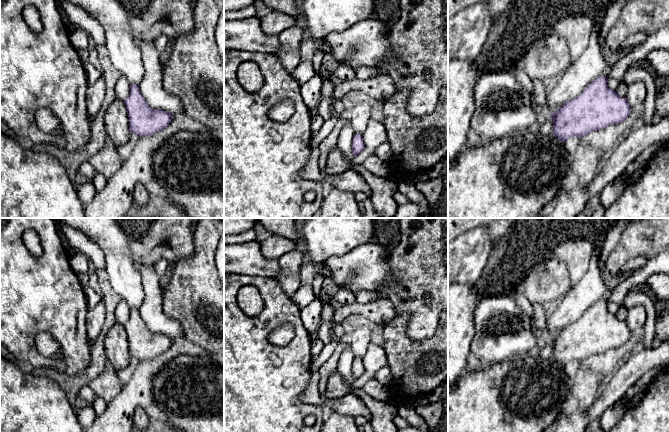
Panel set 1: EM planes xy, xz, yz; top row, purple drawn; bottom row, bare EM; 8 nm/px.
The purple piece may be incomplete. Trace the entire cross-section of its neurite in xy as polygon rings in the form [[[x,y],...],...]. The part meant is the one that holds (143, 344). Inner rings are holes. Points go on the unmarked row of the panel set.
[[[131,308],[130,317],[124,325],[129,342],[129,354],[139,360],[148,360],[166,352],[173,338],[149,330],[139,310]]]

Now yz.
[[[605,300],[596,302],[576,322],[564,327],[560,333],[548,340],[553,345],[553,360],[562,367],[571,361],[583,362],[585,359],[601,354],[609,349],[624,345],[631,336],[631,331],[625,322],[620,321],[615,314],[608,311]]]

